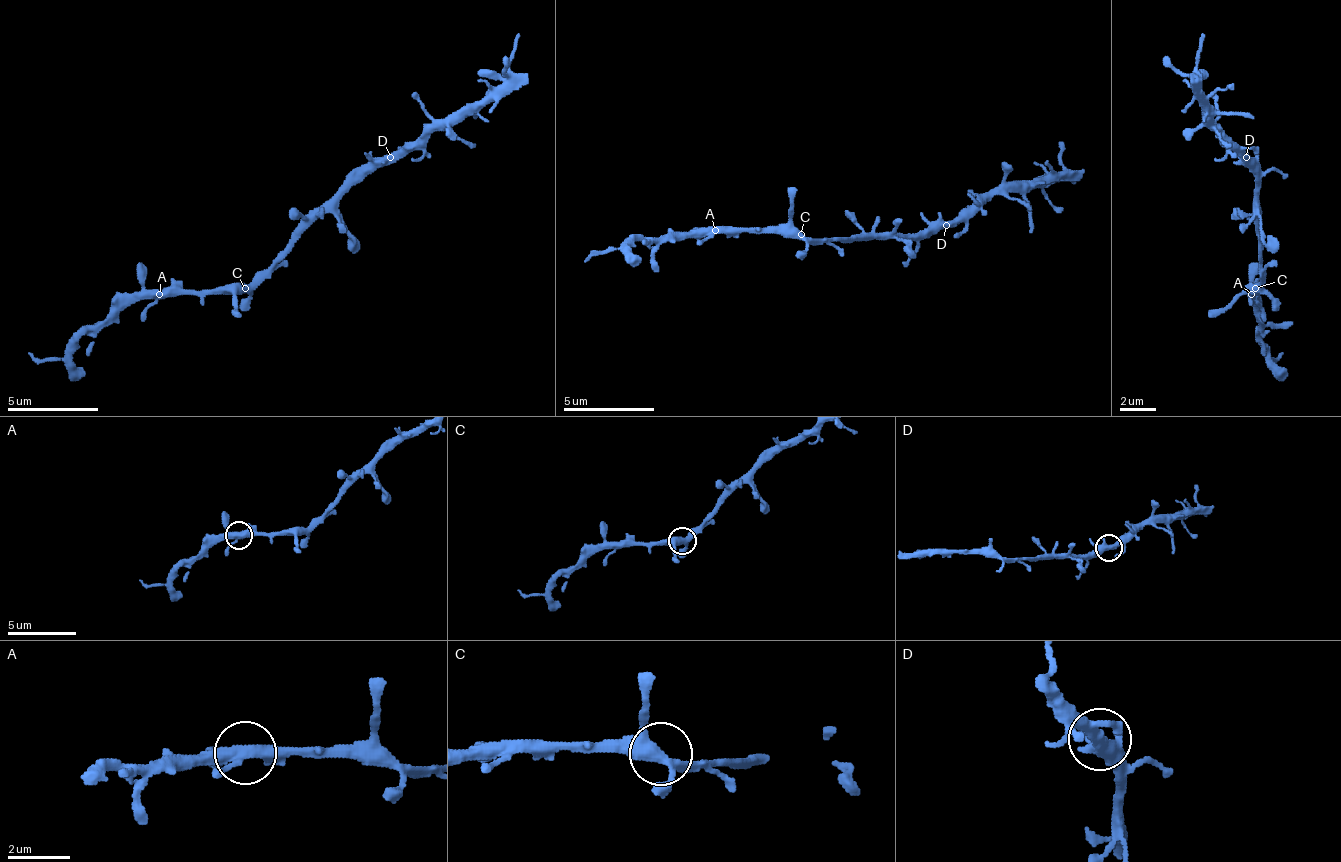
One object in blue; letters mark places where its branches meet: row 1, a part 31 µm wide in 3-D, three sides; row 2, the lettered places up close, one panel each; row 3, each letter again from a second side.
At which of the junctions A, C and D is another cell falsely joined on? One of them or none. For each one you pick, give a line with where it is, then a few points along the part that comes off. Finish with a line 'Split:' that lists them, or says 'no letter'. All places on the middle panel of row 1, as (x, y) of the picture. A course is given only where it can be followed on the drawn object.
Split: no letter

